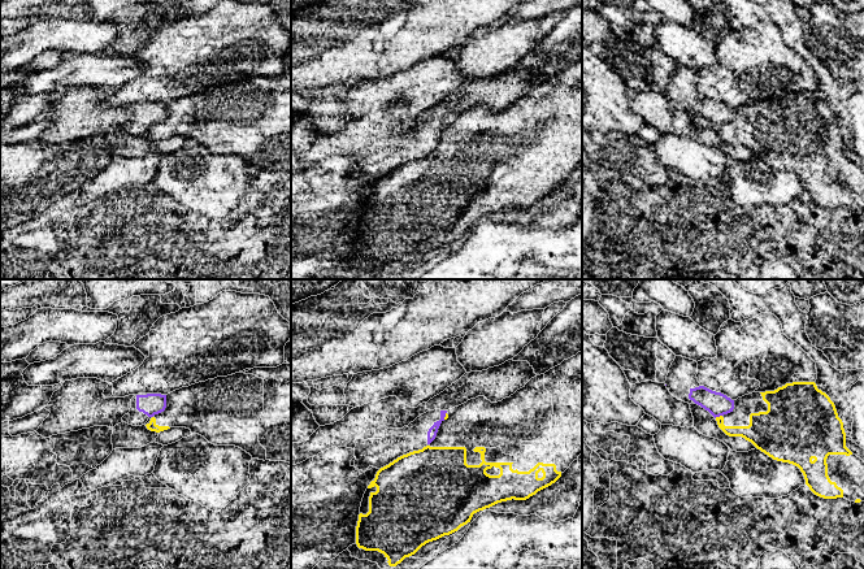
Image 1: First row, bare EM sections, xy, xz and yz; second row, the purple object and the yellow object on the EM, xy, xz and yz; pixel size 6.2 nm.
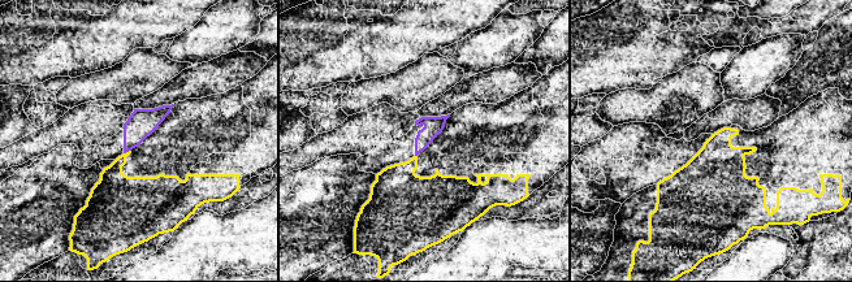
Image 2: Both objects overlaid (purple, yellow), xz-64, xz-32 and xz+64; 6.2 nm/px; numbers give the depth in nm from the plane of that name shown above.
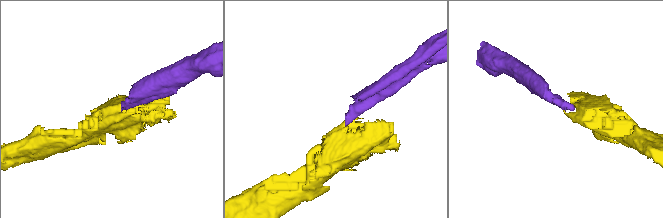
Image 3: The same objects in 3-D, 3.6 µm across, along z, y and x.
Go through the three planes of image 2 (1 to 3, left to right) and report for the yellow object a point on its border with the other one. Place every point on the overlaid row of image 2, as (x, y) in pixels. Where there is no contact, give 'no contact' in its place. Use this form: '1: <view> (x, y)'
1: xz-64 (126, 151)
2: no contact
3: no contact

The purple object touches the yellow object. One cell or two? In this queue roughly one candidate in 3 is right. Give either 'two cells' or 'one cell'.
two cells

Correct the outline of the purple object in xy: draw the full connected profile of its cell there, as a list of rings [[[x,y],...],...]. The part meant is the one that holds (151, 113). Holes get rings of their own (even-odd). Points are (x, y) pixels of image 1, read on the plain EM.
[[[84,86],[65,90],[44,116],[51,122],[36,142],[49,147],[94,135],[114,136],[121,131],[142,135],[166,117],[166,104],[161,103],[105,107],[103,101],[108,94],[101,88]]]

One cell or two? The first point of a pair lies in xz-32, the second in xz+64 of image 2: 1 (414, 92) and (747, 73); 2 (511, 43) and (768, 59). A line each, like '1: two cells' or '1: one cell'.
1: two cells
2: one cell

